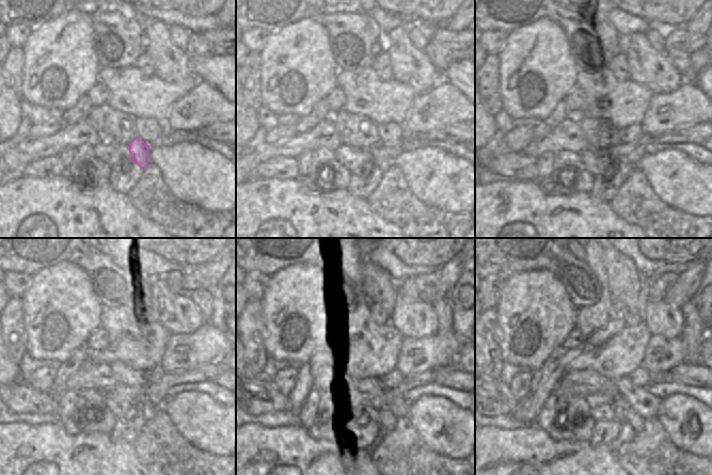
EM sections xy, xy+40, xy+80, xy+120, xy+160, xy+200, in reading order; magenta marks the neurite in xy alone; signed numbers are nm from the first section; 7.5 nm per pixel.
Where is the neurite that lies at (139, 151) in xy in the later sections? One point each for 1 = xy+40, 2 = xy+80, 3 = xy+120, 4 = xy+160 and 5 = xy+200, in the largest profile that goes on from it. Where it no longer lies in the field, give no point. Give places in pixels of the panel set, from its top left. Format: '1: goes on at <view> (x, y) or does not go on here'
1: goes on at xy+40 (383, 155)
2: goes on at xy+80 (620, 163)
3: goes on at xy+120 (147, 407)
4: goes on at xy+160 (388, 421)
5: goes on at xy+200 (629, 415)

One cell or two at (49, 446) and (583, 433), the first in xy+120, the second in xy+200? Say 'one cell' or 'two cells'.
two cells

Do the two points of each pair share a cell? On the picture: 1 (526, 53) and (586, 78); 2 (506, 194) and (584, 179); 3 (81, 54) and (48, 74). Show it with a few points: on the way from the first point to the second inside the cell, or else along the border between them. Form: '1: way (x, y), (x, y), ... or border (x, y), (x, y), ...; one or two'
1: border (578, 70), (576, 86); two
2: border (540, 184), (547, 193), (567, 193); two
3: way (73, 63), (62, 74), (57, 74); one

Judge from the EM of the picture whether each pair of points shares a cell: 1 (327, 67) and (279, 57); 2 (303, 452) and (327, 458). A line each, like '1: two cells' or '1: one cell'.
1: one cell
2: one cell

